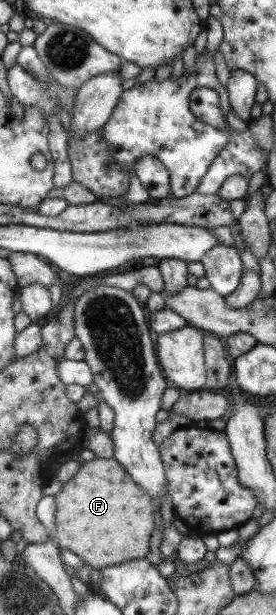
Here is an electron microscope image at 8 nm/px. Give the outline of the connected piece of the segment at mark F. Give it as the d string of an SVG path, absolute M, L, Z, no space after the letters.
M113 458L83 461L74 477L63 483L53 496L56 506L53 539L59 548L70 550L93 569L143 559L153 530L154 506L149 493L133 482Z

